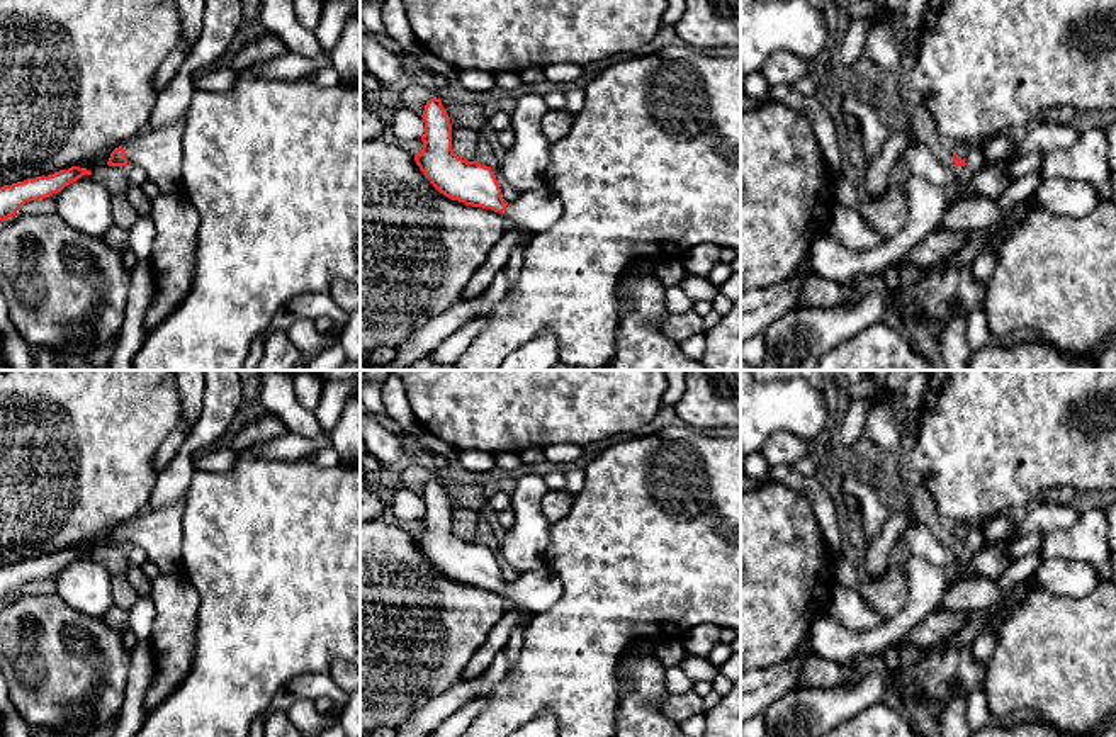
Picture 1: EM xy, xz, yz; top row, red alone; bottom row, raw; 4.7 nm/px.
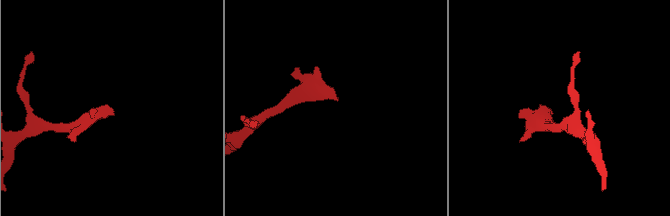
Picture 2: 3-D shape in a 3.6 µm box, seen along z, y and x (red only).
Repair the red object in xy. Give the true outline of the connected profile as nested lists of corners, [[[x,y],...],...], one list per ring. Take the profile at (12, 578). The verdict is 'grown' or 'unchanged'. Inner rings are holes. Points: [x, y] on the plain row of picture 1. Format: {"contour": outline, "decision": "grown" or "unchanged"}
{"contour": [[[71,547],[48,557],[27,559],[24,562],[0,567],[0,601],[14,598],[25,582],[46,579],[61,572],[83,555],[92,555],[92,552],[87,549]]], "decision": "unchanged"}

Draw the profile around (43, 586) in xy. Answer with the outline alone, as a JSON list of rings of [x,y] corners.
[[[53,574],[46,579],[39,579],[39,581],[31,581],[25,582],[14,598],[17,596],[25,596],[25,594],[48,594],[48,593],[56,593],[56,582],[58,582],[58,574]]]

